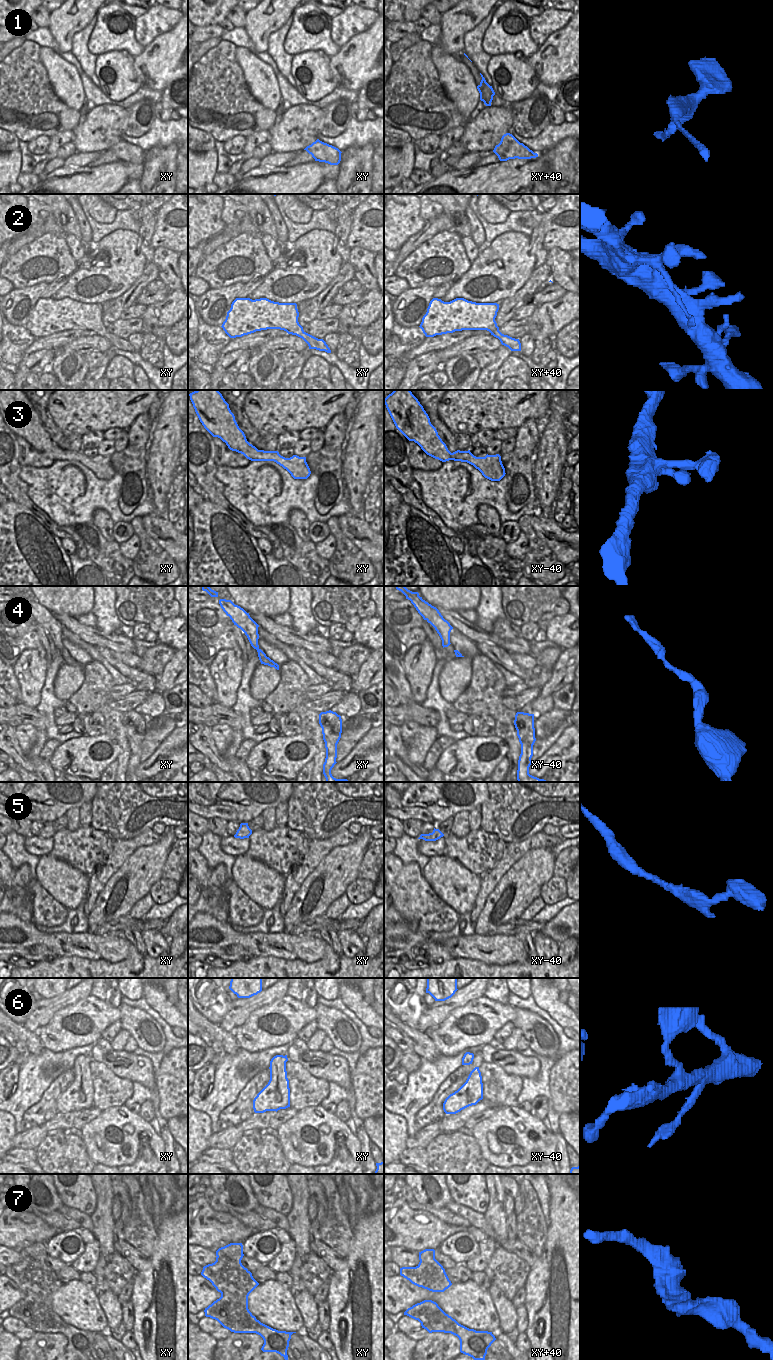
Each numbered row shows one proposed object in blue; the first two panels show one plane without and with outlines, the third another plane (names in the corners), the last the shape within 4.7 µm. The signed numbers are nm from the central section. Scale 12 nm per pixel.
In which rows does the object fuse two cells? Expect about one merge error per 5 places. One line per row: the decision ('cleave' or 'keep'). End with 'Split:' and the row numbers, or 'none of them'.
1: keep
2: keep
3: keep
4: keep
5: keep
6: keep
7: keep
Split: none of them

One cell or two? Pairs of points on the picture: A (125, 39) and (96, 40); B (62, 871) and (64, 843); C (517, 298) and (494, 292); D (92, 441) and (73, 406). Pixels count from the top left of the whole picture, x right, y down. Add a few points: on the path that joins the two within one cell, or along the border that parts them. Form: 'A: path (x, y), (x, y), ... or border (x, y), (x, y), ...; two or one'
A: path (118, 39), (103, 39); one
B: border (49, 854), (69, 863), (83, 873); two
C: border (527, 279), (520, 288), (499, 304); two
D: border (102, 431), (89, 431), (82, 436); two

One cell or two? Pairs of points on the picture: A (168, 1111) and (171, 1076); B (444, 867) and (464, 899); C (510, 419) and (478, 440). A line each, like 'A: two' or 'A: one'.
A: one
B: one
C: two

